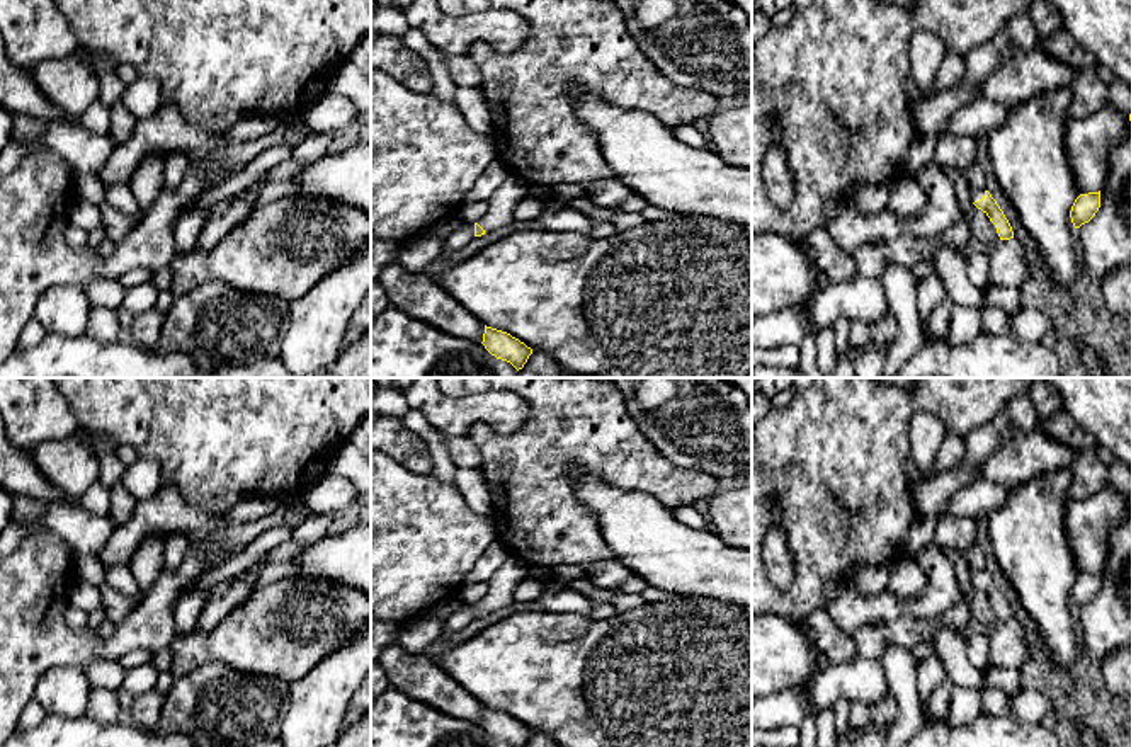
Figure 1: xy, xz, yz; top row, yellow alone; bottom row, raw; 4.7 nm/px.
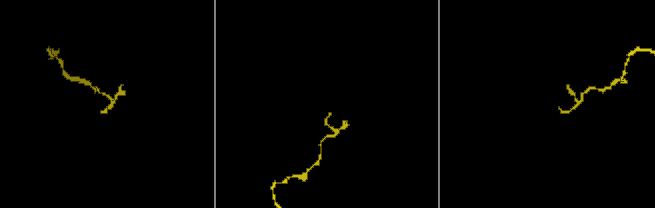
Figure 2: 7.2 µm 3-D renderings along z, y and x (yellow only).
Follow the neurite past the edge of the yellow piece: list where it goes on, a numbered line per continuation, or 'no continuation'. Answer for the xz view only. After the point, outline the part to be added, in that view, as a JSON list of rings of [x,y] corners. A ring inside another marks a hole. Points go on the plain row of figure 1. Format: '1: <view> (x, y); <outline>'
1: xz (502, 586); [[[509,555],[503,565],[488,580],[488,592],[478,606],[490,614],[514,602],[517,585],[529,577],[529,568],[515,556]]]

